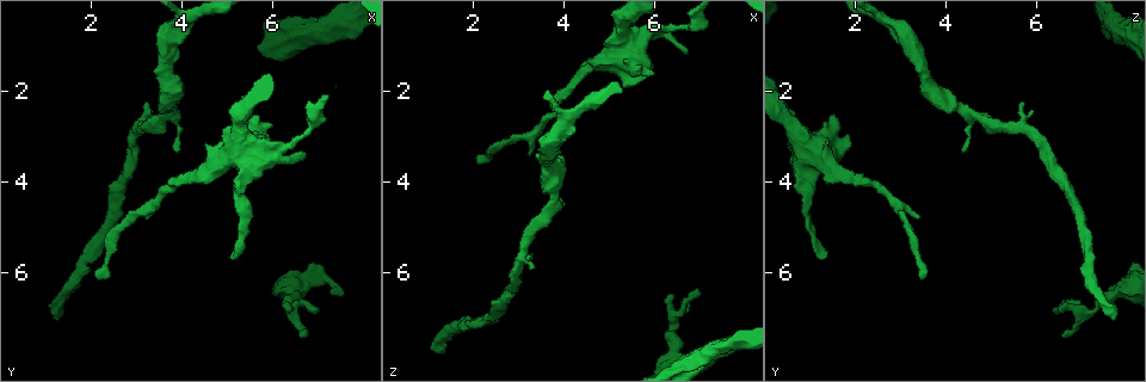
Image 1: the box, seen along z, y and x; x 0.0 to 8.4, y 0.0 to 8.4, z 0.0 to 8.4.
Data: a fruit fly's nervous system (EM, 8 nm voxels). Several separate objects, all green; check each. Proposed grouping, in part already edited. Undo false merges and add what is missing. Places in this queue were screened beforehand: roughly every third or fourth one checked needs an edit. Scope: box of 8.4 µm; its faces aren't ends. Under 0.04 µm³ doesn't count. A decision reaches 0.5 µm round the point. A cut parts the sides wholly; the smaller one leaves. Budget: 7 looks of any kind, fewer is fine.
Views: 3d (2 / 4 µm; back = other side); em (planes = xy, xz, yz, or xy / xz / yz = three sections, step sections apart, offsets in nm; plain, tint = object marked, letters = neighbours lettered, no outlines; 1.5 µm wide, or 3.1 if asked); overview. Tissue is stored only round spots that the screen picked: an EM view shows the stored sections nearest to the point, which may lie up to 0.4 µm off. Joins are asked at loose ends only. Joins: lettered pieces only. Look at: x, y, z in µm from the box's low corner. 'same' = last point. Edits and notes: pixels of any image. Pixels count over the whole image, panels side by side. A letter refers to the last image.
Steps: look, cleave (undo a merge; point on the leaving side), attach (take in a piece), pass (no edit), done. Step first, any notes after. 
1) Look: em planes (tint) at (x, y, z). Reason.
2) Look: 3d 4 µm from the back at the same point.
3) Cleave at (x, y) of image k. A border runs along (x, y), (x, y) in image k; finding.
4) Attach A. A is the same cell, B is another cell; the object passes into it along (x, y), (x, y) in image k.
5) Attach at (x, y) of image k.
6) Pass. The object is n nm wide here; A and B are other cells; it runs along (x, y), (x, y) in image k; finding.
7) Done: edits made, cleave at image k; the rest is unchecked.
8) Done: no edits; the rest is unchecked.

Look: em xz step 4 (tint) at (1.20, 7.05, 7.60).

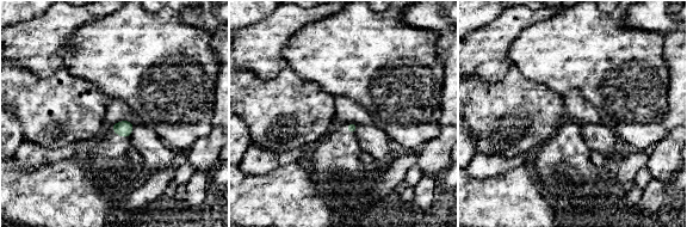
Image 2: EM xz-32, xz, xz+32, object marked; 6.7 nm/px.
Look: em planes (letters) at the same point.

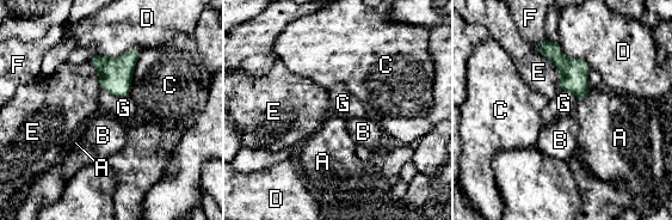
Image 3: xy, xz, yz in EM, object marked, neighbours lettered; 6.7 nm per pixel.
Attach A. The object is 110 nm wide here; A is the same cell, B, C, D, E, F and G are other cells; the object passes into it along (574, 72), (585, 96), (610, 123) in image 3; the neuron continues.

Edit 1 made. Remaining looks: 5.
Look: overview. Redraw.

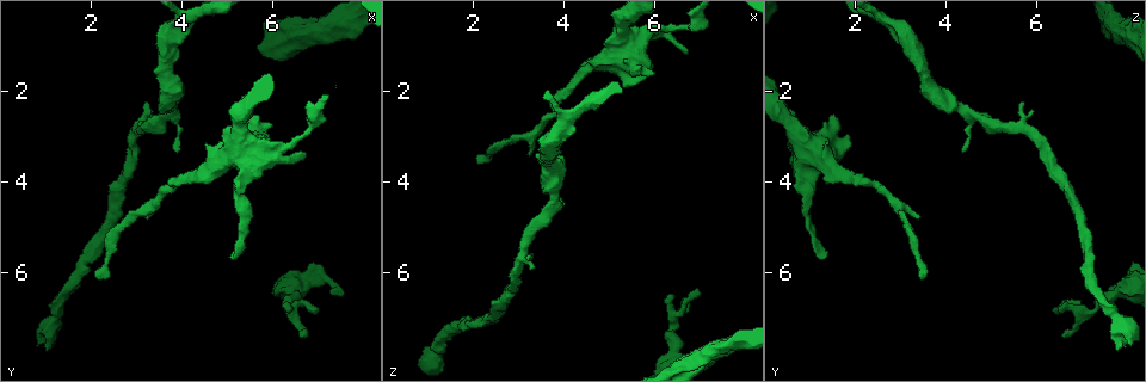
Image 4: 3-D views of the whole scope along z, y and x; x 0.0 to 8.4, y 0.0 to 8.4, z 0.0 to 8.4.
Look: 3d 4 µm at (5.30, 3.15, 1.85). Free end.

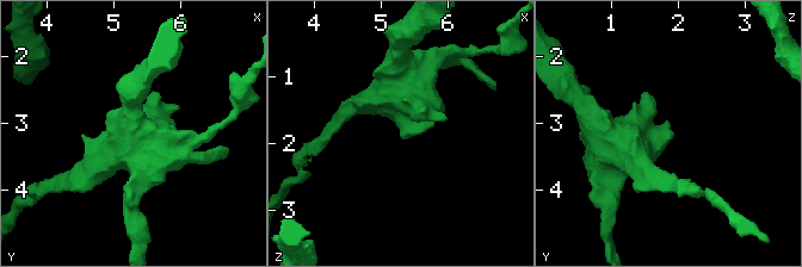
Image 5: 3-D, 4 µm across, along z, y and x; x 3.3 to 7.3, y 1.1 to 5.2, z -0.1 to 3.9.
Look: em xy step 8 (letters) at (5.35, 3.10, 1.85).

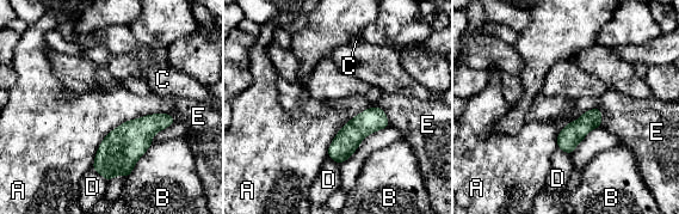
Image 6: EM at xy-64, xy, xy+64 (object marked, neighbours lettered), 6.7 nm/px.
Pass. A, B, C, D and E are other cells; no lettered piece goes on from it.

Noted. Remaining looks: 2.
Look: 3d 2 µm at (6.45, 3.05, 0.65). Calibre changes.

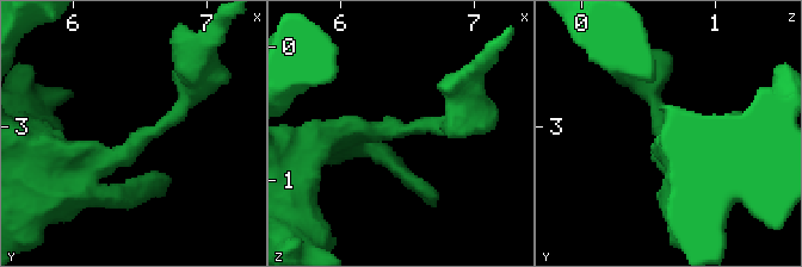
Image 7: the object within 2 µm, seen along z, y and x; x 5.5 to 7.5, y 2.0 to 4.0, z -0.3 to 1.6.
Look: em planes (letters) at (6.50, 3.08, 0.58). The arms are 240, 280 nm wide.

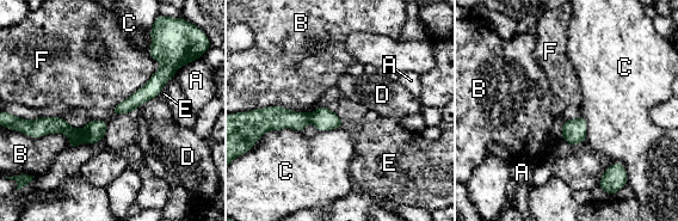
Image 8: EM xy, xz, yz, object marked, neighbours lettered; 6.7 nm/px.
Cleave at (94, 130) of image 8. A, B, C, D, E and F are other cells; a border runs along (80, 130), (85, 141) in image 8; two neurons meet here.

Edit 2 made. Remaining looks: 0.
Done: edits made, attach at image 3, cleave at image 8; the rest is unchecked.

